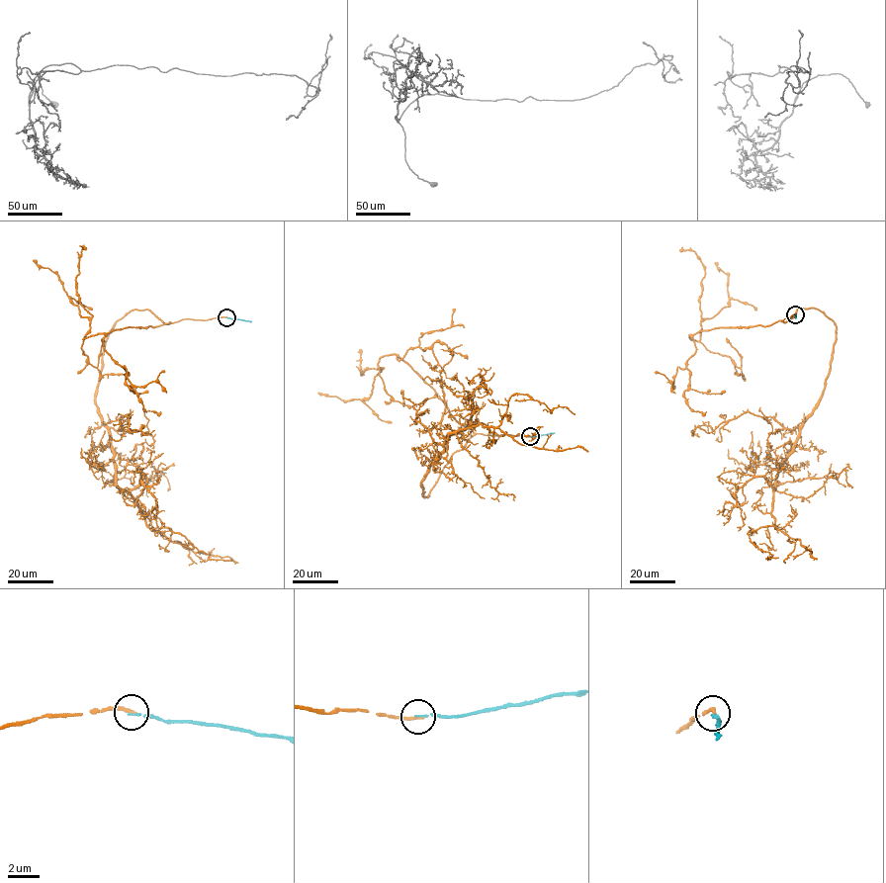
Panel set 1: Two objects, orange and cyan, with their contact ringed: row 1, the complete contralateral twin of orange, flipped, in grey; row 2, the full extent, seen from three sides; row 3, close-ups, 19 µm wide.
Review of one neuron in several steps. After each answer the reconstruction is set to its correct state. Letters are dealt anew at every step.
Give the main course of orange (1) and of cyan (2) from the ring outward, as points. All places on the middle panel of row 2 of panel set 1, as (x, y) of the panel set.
1: (530, 436), (474, 434), (424, 497), (446, 437), (497, 427), (511, 396), (575, 414)
2: (530, 436), (554, 432)

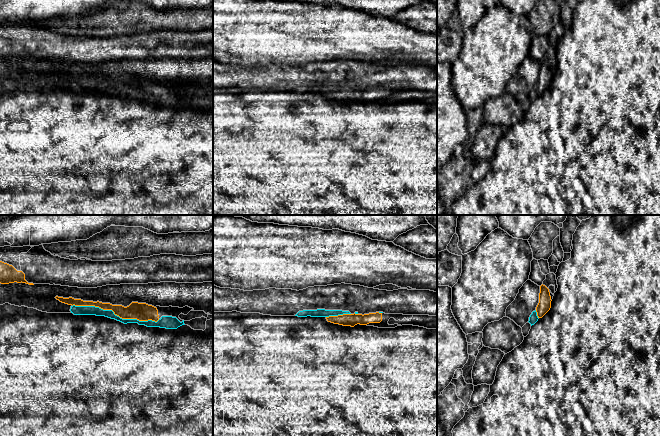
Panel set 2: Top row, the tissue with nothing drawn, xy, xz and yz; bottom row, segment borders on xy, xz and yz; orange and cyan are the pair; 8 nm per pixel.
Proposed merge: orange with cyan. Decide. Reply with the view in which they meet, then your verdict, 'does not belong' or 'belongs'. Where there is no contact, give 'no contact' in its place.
meets orange in xy; belongs

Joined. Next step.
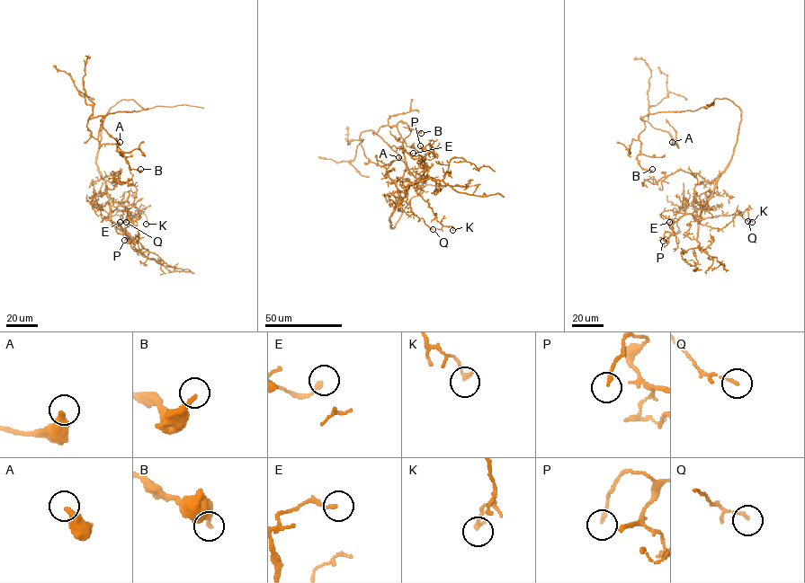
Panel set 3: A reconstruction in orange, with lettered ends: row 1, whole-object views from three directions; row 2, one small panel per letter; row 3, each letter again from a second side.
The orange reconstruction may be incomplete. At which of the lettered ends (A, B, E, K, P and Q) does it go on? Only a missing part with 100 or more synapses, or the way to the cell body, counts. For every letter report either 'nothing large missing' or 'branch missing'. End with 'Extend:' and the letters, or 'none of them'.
A: nothing large missing
B: nothing large missing
E: nothing large missing
K: nothing large missing
P: nothing large missing
Q: nothing large missing
Extend: none of them

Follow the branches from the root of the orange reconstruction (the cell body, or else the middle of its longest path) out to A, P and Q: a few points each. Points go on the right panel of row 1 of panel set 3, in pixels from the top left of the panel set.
A: (741, 112), (730, 100), (716, 98), (706, 108), (640, 117), (654, 128), (666, 131), (677, 145), (672, 142)
P: (741, 112), (731, 160), (699, 223), (684, 214), (663, 241)
Q: (741, 112), (731, 160), (702, 209), (700, 219), (735, 214), (747, 221)

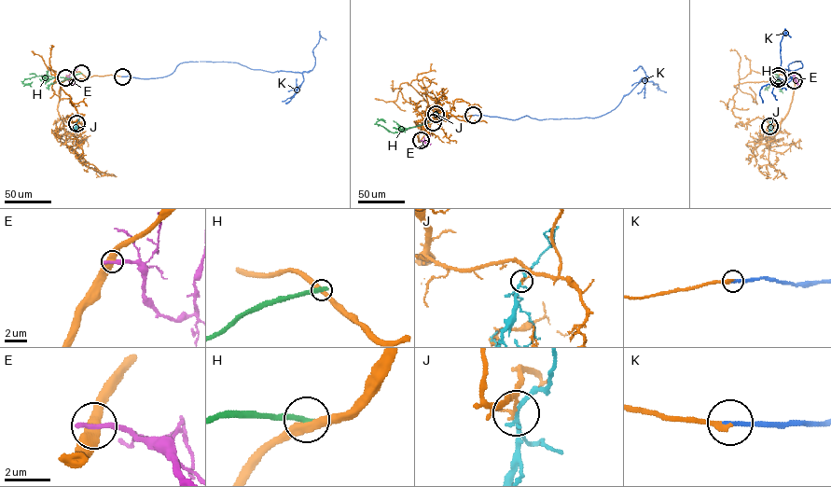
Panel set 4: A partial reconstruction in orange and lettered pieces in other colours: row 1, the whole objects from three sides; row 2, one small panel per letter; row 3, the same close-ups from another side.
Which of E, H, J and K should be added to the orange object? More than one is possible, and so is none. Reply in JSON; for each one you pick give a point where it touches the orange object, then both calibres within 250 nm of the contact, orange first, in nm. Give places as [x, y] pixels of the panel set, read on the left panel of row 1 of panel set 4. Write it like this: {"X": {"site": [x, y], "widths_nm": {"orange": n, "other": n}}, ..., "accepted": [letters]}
{"K": {"site": [122, 76], "widths_nm": {"orange": 240, "other": 200}}, "accepted": ["K"]}

